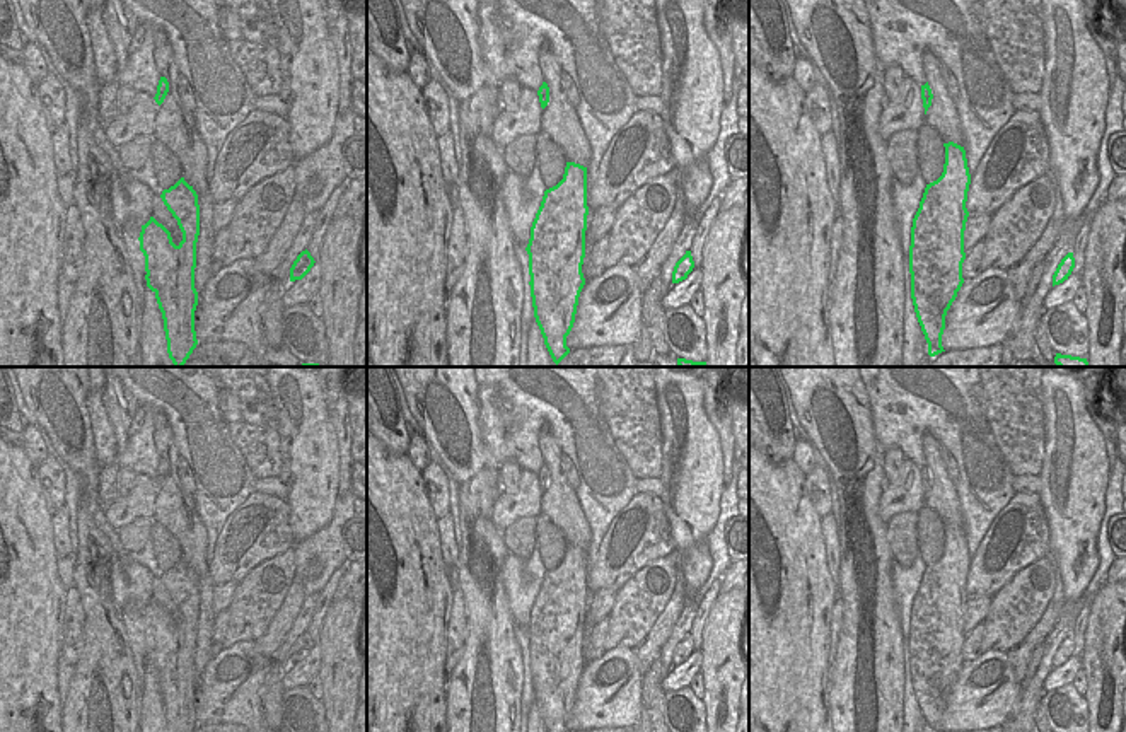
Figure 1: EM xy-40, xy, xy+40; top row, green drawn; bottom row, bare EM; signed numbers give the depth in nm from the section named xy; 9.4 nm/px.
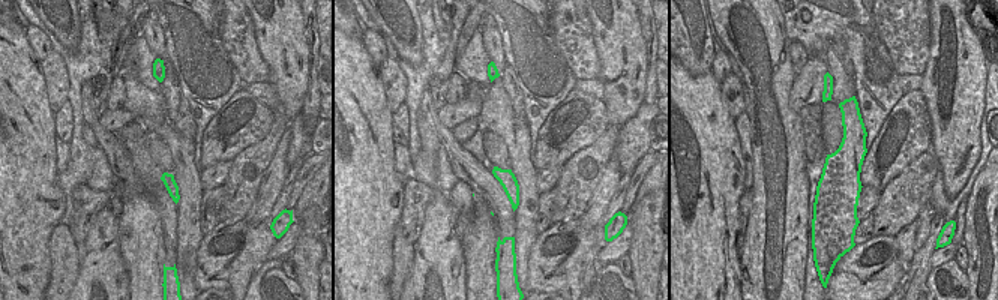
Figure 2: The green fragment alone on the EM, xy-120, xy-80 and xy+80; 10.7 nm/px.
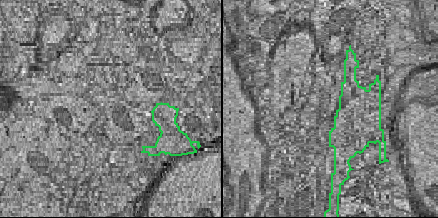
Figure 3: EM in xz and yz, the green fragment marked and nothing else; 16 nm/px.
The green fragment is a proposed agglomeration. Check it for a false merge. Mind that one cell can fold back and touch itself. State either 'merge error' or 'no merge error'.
merge error

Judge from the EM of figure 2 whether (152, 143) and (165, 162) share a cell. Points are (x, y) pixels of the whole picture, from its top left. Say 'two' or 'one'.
one

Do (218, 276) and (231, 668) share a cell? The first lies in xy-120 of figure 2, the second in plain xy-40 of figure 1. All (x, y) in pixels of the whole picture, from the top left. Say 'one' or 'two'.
one

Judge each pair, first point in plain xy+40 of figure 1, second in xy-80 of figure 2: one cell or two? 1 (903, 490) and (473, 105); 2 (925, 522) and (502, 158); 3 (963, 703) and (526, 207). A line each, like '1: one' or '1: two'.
1: one
2: one
3: two

